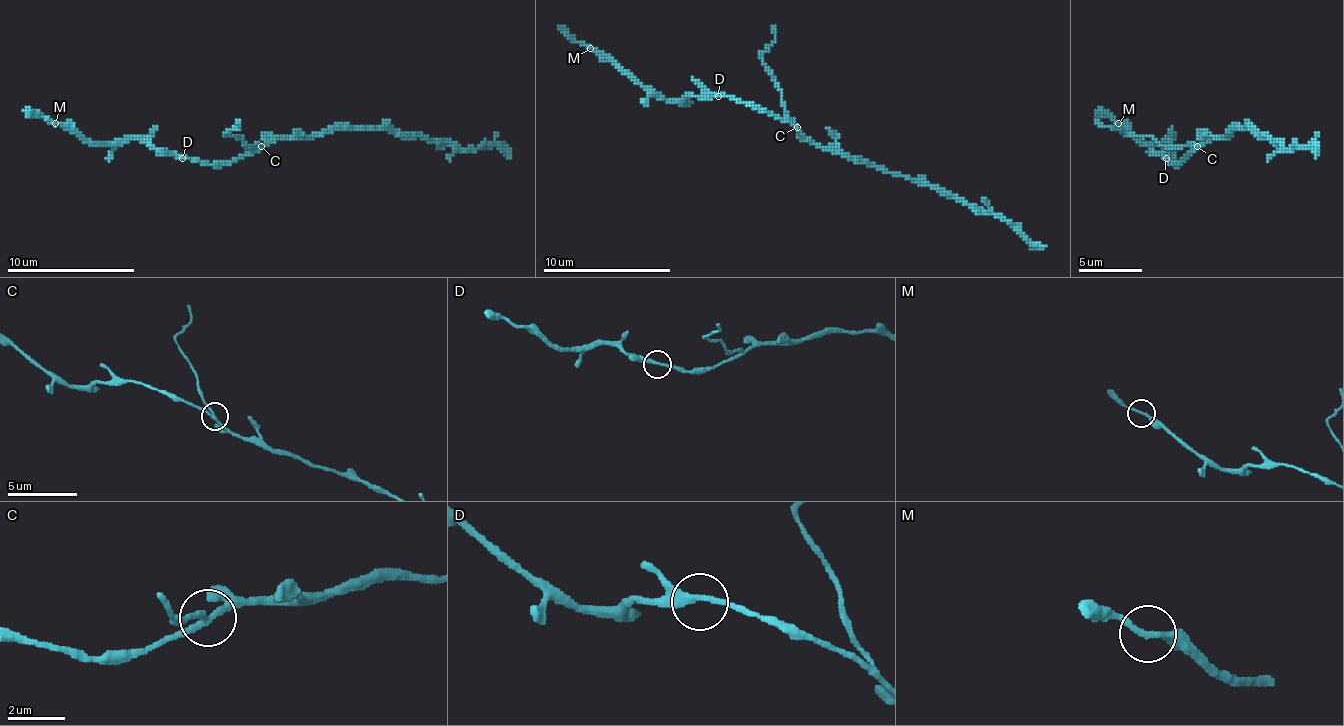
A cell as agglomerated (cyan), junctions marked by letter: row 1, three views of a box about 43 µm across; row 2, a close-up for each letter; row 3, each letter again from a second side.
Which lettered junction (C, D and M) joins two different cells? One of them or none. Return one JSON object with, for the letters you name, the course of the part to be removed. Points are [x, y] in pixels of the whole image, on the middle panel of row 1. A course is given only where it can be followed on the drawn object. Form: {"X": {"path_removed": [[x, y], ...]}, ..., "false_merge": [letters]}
{"C": {"path_removed": [[797, 128], [781, 90], [772, 80], [762, 61], [762, 51], [775, 39], [772, 26]]}, "false_merge": ["C"]}

